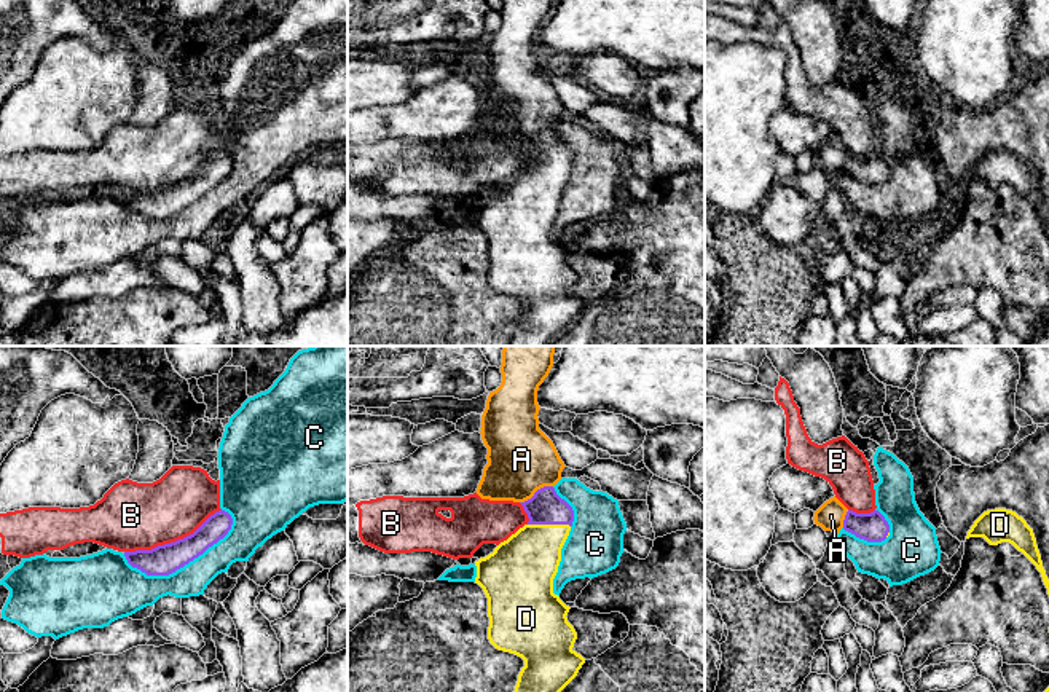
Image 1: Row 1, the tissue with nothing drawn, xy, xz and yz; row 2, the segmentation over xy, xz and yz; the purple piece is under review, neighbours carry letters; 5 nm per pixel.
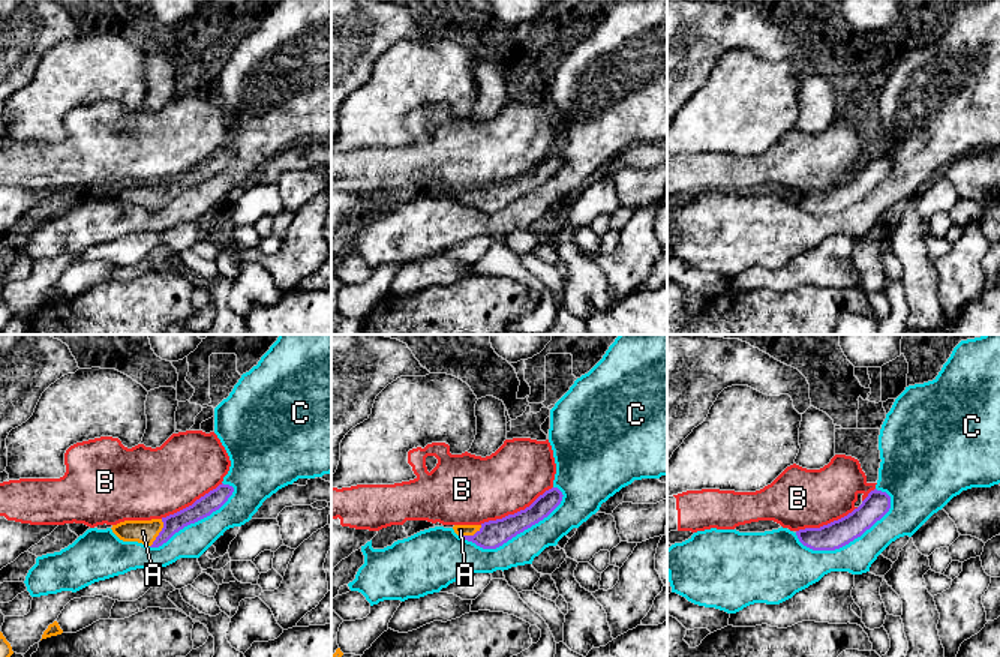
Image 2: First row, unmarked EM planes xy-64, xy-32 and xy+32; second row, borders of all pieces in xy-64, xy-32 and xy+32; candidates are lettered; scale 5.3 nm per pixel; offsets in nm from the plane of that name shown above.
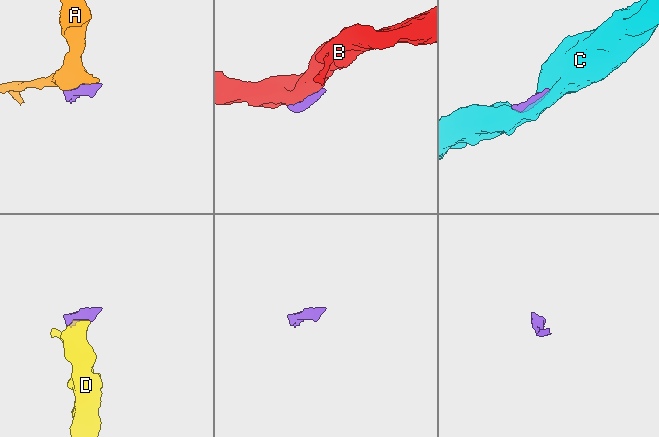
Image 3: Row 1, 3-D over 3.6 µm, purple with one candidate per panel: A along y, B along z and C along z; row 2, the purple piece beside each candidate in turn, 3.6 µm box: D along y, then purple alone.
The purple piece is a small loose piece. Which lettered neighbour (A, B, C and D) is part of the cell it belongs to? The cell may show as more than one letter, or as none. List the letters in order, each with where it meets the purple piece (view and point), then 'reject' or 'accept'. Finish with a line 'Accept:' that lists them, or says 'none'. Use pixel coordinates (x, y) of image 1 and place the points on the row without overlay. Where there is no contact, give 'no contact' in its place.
A: contact xz (536, 134); accept
B: contact xy (172, 185); reject
C: contact xy (180, 209); reject
D: contact xz (549, 166); accept
Accept: A, D

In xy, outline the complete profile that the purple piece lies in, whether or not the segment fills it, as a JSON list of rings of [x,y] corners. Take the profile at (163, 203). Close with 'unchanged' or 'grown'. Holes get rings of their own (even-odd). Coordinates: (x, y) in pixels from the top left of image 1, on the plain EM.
[[[218,153],[183,182],[158,188],[151,193],[124,195],[124,199],[132,210],[140,212],[147,218],[169,218],[223,182],[231,167],[231,158]]] | unchanged

